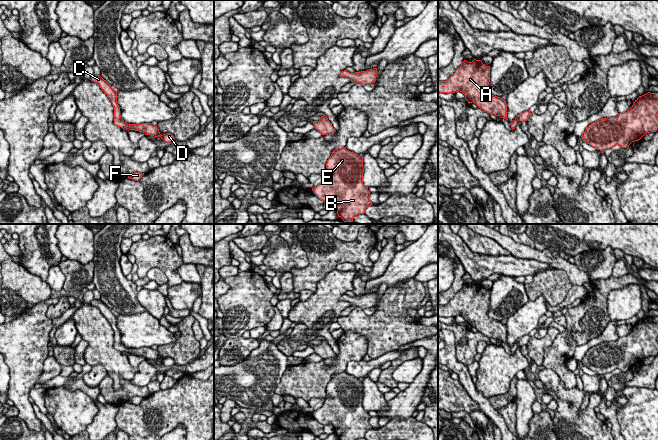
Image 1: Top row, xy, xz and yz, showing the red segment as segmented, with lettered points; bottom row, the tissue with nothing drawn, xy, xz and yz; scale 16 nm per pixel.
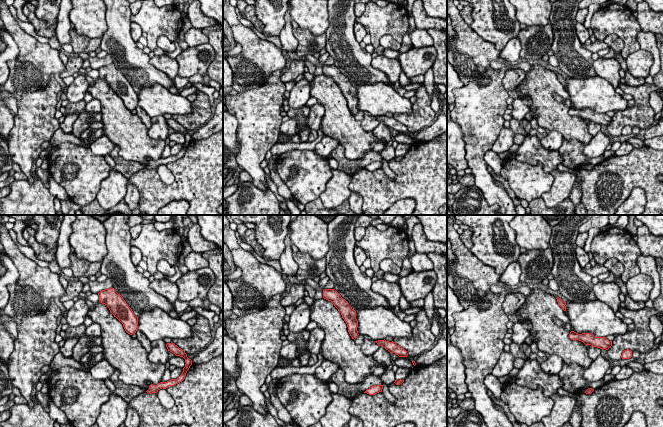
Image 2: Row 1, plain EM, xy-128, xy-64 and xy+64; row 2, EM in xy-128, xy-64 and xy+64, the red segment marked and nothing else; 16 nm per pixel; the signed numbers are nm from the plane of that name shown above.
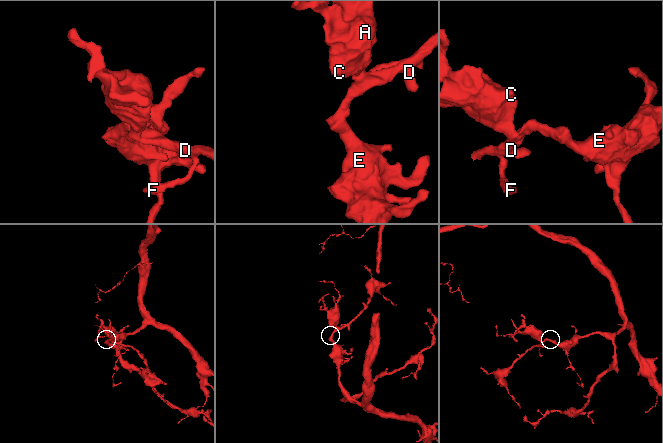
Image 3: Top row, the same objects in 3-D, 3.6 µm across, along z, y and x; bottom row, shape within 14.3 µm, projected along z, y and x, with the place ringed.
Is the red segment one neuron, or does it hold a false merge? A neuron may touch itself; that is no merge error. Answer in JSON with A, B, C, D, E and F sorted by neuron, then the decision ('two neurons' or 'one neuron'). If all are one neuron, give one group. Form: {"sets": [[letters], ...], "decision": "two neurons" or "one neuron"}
{"sets": [["A", "B", "C", "D", "E", "F"]], "decision": "one neuron"}

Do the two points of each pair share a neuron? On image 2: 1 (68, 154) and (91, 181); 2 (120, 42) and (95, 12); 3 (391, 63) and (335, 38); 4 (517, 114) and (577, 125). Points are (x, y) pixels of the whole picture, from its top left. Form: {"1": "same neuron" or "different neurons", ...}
{"1": "same neuron", "2": "different neurons", "3": "different neurons", "4": "different neurons"}

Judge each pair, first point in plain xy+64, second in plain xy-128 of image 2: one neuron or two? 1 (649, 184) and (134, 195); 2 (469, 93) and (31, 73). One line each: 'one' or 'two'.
1: two
2: two

